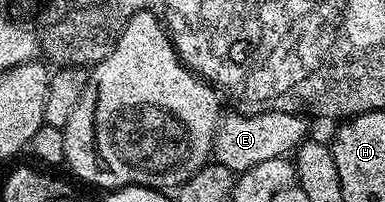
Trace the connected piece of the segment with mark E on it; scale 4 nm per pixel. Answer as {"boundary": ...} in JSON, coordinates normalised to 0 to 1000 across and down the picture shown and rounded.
{"boundary":[[[694,545],[657,554],[665,554],[657,574],[584,569],[561,639],[561,688],[551,703],[558,807],[587,822],[605,861],[649,842],[649,822],[670,822],[670,802],[701,802],[701,782],[766,757],[803,668],[787,569]]]}

